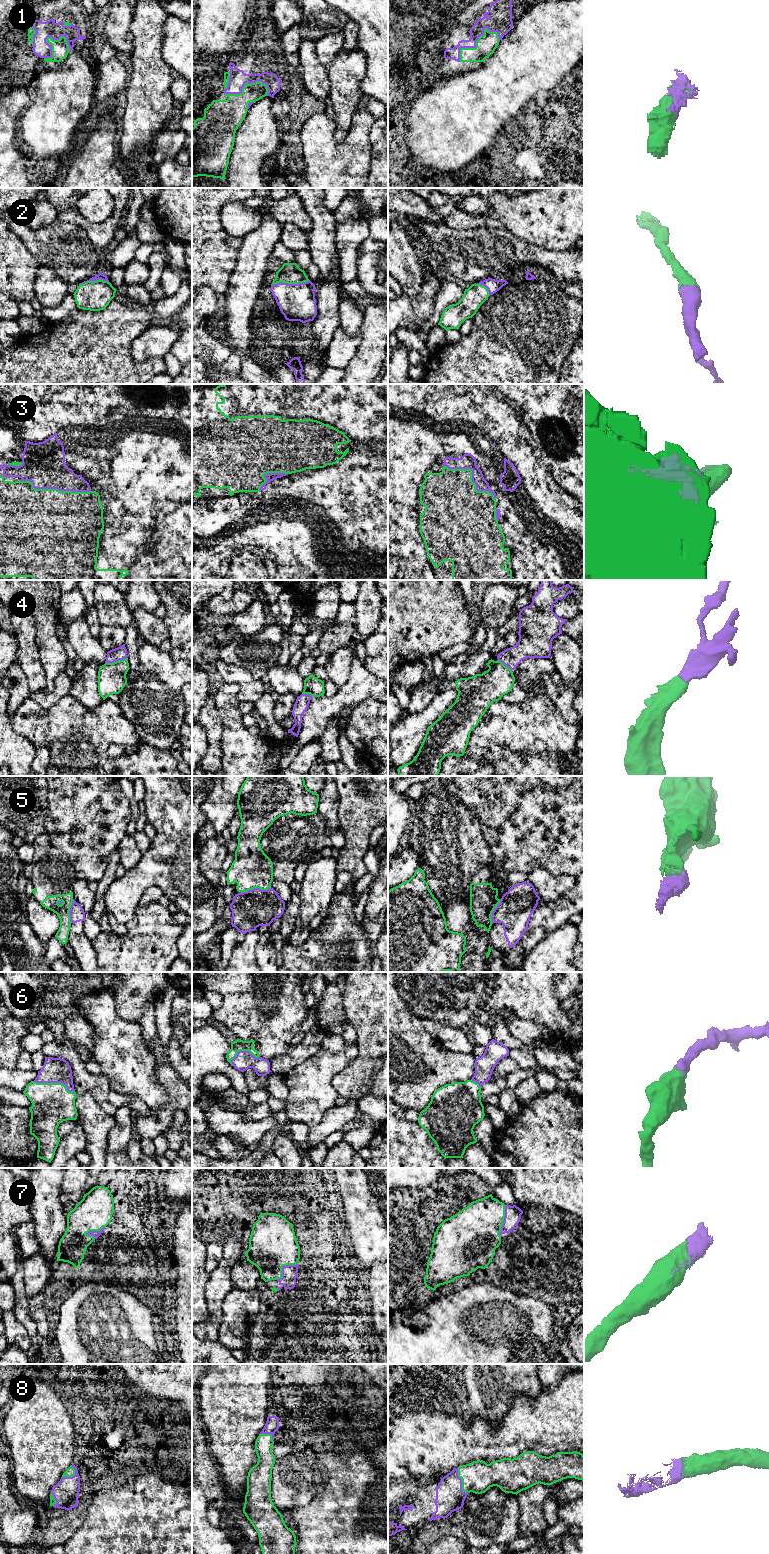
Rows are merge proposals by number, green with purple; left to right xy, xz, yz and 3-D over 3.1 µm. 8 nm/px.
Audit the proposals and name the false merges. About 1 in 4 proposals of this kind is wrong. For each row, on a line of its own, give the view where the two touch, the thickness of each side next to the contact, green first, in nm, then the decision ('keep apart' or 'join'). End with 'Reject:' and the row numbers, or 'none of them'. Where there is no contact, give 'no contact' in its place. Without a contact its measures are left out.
1: contact in yz; calibres 160 and 160 nm; join
2: contact in xz; calibres 170 and 300 nm; join
3: contact in xy; calibres 500 and 340 nm; keep apart
4: contact in xy; calibres 220 and 110 nm; join
5: contact in xz; calibres 320 and 300 nm; keep apart
6: contact in xy; calibres 320 and 200 nm; join
7: contact in xz; calibres 380 and 130 nm; join
8: contact in yz; calibres 260 and 220 nm; join
Reject: 3, 5

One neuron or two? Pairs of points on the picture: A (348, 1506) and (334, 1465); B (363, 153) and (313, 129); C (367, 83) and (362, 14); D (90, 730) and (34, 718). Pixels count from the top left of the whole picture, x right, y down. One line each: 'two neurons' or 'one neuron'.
A: one neuron
B: one neuron
C: one neuron
D: one neuron

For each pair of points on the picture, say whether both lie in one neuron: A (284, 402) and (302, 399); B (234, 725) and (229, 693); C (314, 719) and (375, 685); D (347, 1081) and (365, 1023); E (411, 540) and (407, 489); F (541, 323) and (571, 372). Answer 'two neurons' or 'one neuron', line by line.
A: two neurons
B: one neuron
C: one neuron
D: one neuron
E: two neurons
F: two neurons

